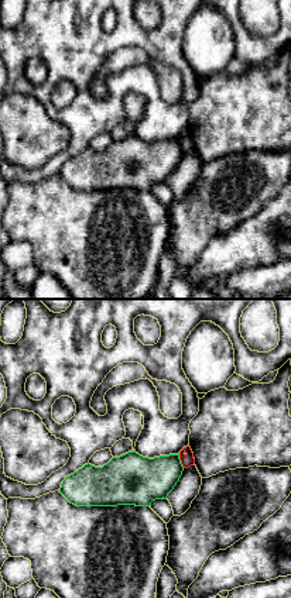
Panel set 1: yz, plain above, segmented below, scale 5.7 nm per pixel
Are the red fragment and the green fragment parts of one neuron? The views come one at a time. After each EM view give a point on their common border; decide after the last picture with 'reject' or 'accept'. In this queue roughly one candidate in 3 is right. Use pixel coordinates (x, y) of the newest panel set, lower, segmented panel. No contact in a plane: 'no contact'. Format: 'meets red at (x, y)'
meets red at (181, 461)

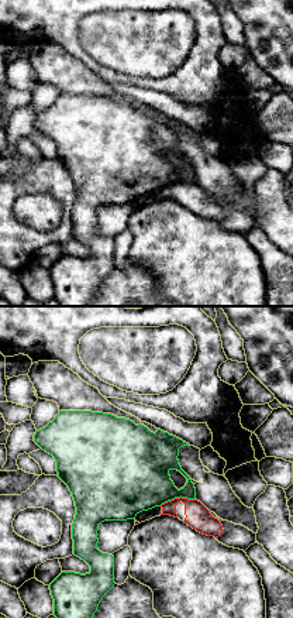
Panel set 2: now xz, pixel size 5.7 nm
meets red at (176, 498)

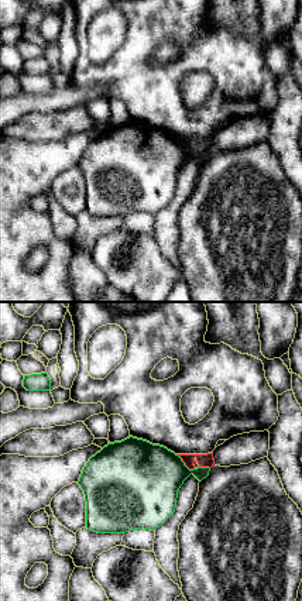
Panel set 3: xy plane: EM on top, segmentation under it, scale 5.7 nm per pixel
meets red at (185, 464)

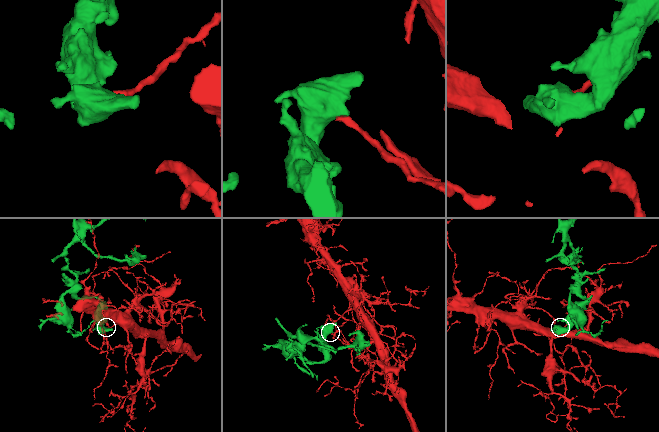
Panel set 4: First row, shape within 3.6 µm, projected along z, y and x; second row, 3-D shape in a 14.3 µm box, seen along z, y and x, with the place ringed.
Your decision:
reject

